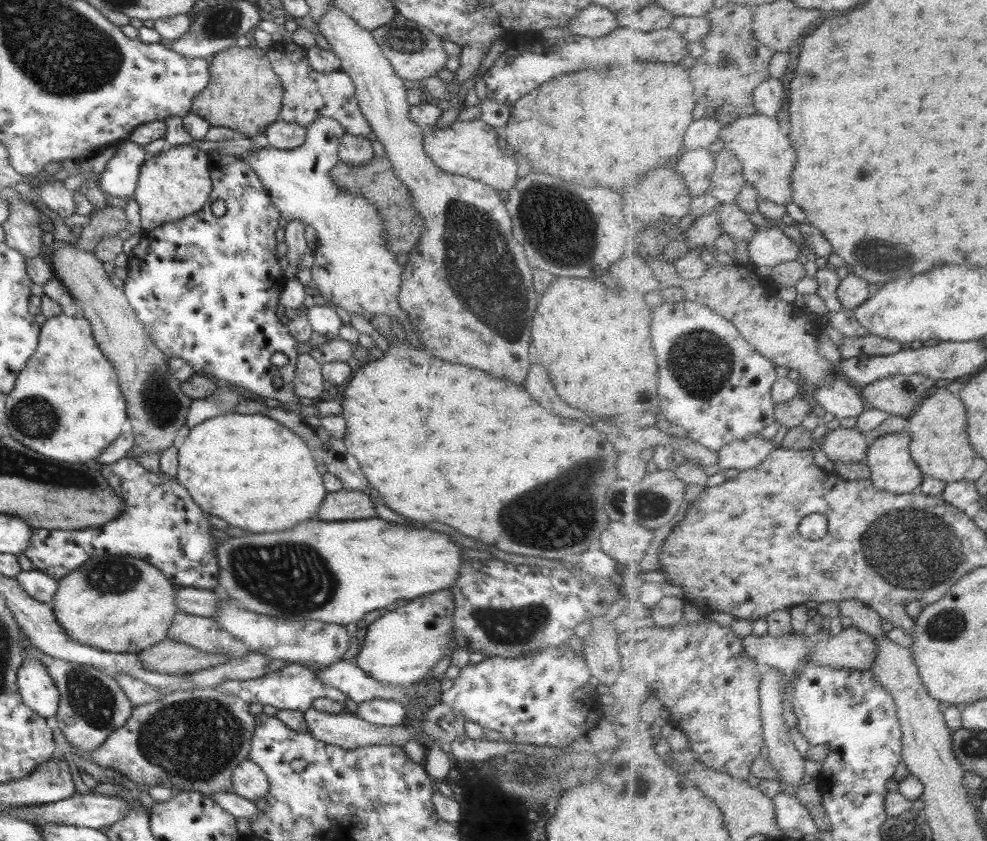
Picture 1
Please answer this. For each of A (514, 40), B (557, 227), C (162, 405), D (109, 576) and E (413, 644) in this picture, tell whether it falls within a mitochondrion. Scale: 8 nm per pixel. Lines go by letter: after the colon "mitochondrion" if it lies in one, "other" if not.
A: other
B: mitochondrion
C: mitochondrion
D: mitochondrion
E: other

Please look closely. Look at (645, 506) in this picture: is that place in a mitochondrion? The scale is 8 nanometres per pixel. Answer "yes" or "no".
yes

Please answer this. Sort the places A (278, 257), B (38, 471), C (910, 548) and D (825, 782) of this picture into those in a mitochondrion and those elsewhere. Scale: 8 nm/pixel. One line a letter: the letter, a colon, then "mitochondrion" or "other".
A: other
B: mitochondrion
C: mitochondrion
D: other

